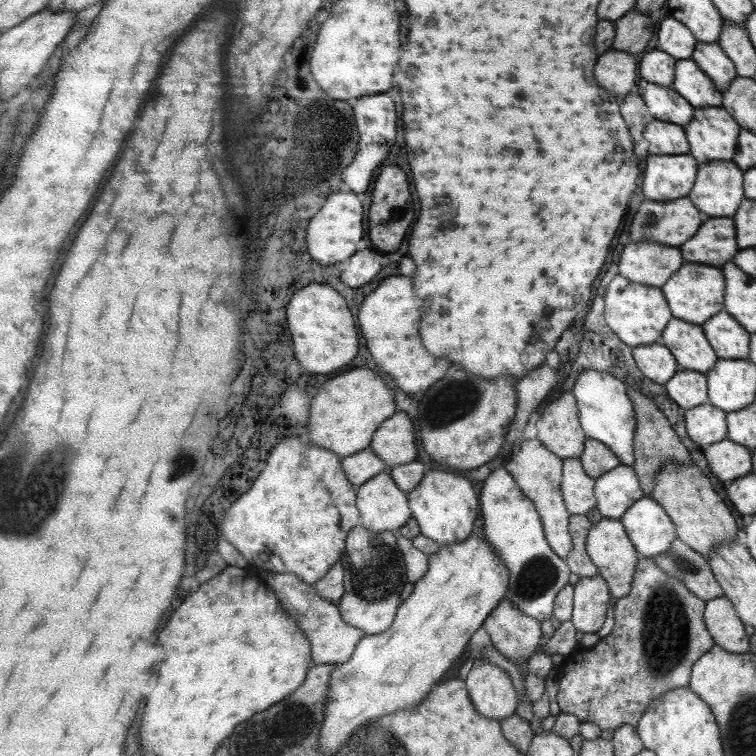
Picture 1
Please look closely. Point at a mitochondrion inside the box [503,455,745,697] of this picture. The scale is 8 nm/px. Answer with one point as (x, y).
(667, 629)

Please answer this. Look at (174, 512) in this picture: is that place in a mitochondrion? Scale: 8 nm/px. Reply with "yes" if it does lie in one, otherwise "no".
no

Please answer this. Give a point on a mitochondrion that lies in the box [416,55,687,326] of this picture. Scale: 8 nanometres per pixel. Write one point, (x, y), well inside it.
(649, 224)

